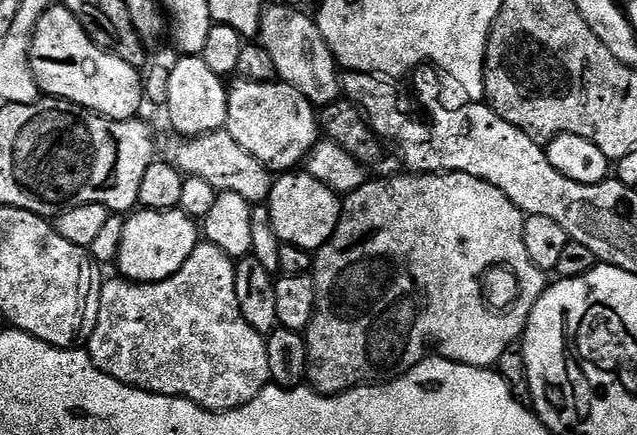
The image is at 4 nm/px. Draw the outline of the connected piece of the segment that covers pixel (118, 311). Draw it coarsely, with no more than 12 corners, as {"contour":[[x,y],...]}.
{"contour":[[233,257],[99,285],[100,372],[210,412],[269,387]]}

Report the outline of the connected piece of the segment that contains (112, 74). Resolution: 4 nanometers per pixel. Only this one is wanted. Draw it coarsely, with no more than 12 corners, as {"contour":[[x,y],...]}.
{"contour":[[46,10],[30,66],[45,97],[107,120],[145,103],[134,66],[70,10]]}

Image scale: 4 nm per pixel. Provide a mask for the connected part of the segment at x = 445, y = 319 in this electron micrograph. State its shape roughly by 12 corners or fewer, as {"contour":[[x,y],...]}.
{"contour":[[465,172],[369,179],[315,253],[307,383],[499,365],[546,274]]}

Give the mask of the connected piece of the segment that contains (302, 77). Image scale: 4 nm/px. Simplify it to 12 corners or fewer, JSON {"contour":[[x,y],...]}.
{"contour":[[269,3],[259,43],[314,106],[341,95],[336,55],[311,15]]}

